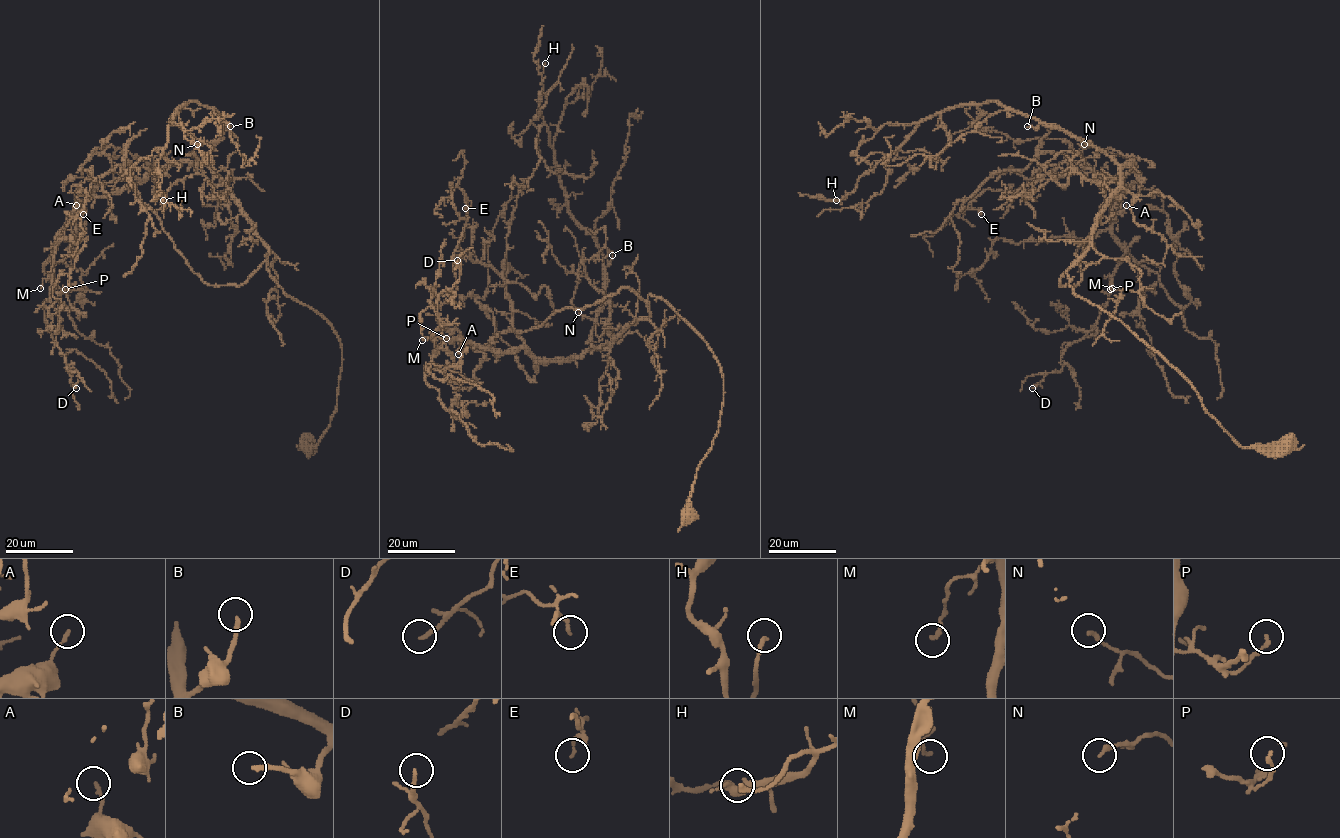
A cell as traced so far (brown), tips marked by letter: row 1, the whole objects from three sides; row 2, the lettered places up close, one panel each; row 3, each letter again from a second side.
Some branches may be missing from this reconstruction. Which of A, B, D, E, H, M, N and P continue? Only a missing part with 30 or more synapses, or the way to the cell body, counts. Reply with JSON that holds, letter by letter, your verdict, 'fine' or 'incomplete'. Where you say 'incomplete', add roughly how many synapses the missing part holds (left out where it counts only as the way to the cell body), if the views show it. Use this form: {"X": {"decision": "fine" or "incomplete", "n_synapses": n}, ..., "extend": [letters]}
{"A": {"decision": "fine"}, "B": {"decision": "incomplete", "n_synapses": 35}, "D": {"decision": "fine"}, "E": {"decision": "fine"}, "H": {"decision": "fine"}, "M": {"decision": "fine"}, "N": {"decision": "fine"}, "P": {"decision": "fine"}, "extend": ["B"]}

